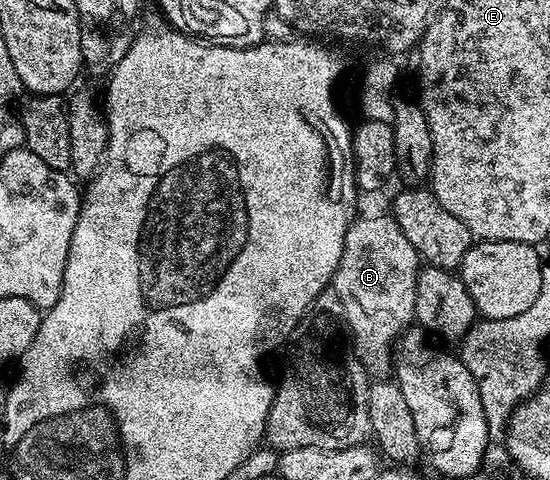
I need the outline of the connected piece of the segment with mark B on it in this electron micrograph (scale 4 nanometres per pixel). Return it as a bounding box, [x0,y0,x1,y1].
[333,215,421,374]

